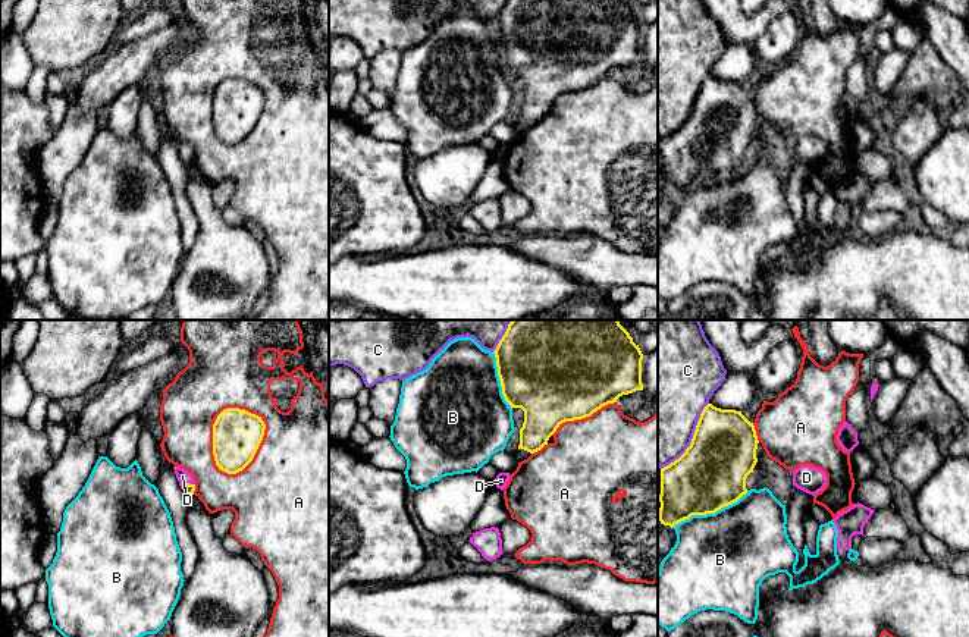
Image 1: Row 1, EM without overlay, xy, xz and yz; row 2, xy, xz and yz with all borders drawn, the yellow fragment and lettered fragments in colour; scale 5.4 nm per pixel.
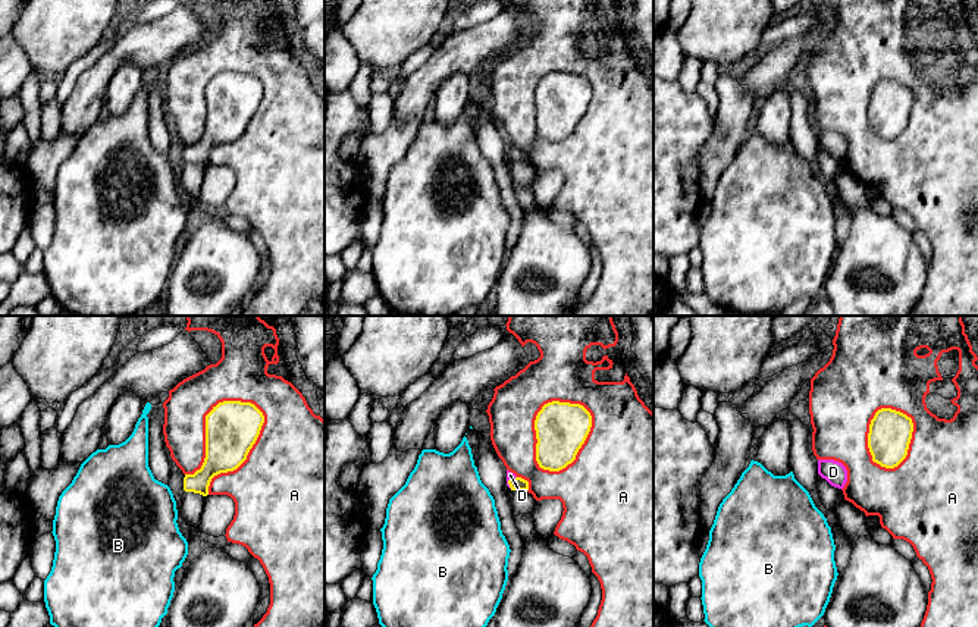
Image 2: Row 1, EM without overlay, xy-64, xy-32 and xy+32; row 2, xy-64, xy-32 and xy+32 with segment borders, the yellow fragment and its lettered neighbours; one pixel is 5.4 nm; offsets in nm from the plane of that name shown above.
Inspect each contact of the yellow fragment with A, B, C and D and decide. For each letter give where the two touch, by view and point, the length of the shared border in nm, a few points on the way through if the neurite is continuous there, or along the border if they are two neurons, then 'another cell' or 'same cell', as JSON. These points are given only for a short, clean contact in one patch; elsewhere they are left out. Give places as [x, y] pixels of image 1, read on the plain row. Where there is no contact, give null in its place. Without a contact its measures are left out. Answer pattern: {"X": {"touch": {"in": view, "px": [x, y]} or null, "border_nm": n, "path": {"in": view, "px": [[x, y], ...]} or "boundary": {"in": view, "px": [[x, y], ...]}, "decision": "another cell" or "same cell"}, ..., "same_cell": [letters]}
{"A": {"touch": {"in": "xy", "px": [213, 107]}, "border_nm": 380, "decision": "another cell"}, "B": {"touch": {"in": "yz", "px": [709, 184]}, "border_nm": 460, "decision": "another cell"}, "C": {"touch": {"in": "yz", "px": [692, 110]}, "border_nm": 440, "decision": "another cell"}, "D": {"touch": {"in": "xy", "px": [185, 154]}, "border_nm": 80, "path": {"in": "xy", "px": [[188, 159], [185, 154], [182, 147]]}, "decision": "same cell"}, "same_cell": ["D"]}

